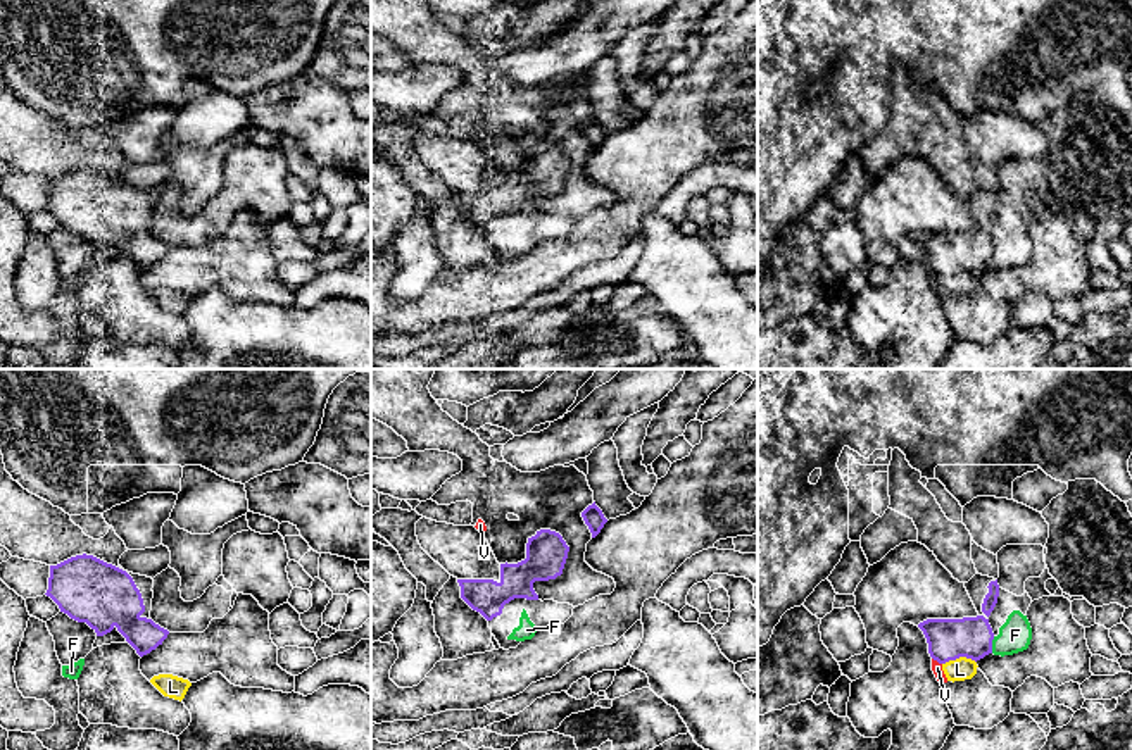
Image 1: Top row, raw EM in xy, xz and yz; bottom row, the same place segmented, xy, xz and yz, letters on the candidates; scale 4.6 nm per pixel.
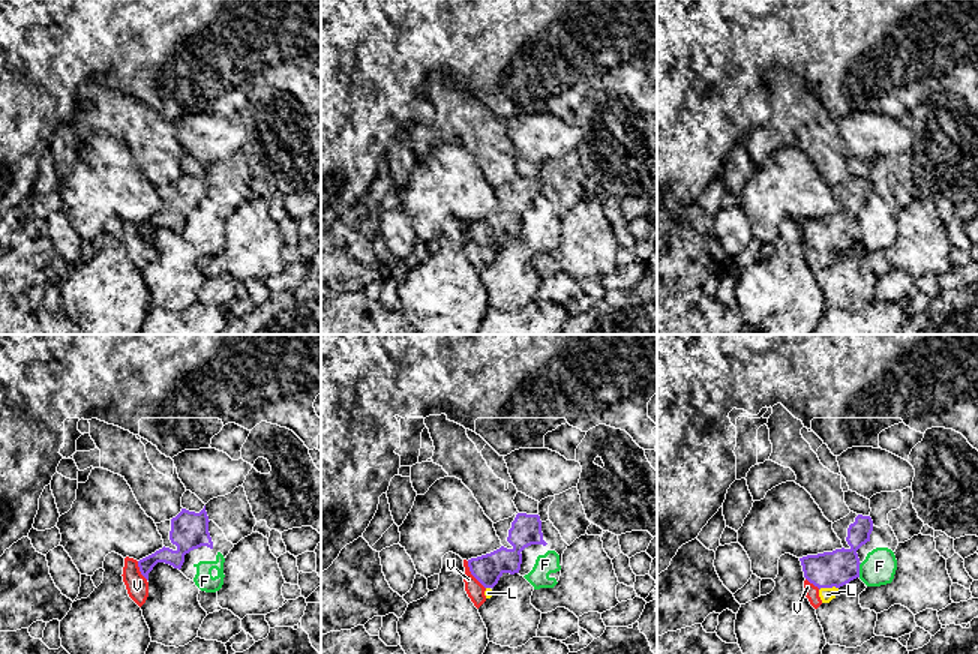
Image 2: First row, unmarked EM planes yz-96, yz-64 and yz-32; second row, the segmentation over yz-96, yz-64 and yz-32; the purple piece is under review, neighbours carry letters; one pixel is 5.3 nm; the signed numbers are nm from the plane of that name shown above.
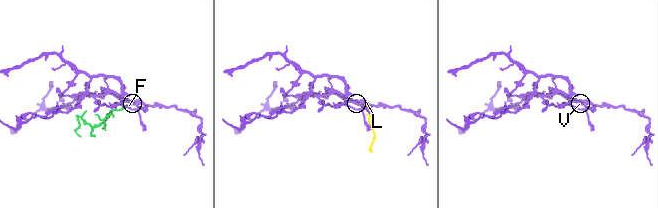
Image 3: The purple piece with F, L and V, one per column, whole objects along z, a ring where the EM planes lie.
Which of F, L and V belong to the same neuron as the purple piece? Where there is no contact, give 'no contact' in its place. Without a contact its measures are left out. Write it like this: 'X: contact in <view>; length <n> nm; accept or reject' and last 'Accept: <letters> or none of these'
F: contact in yz; length 80 nm; reject
L: contact in yz; length 160 nm; reject
V: contact in yz; length 60 nm; reject
Accept: none of these

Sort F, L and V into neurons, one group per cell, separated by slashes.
F / L V

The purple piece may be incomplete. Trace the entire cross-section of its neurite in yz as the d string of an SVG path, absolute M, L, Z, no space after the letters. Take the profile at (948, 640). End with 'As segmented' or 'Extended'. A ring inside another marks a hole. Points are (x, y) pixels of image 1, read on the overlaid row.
M984 616L963 619L927 619L918 624L923 631L928 653L939 664L966 657L980 660L992 653L994 633Z. As segmented

